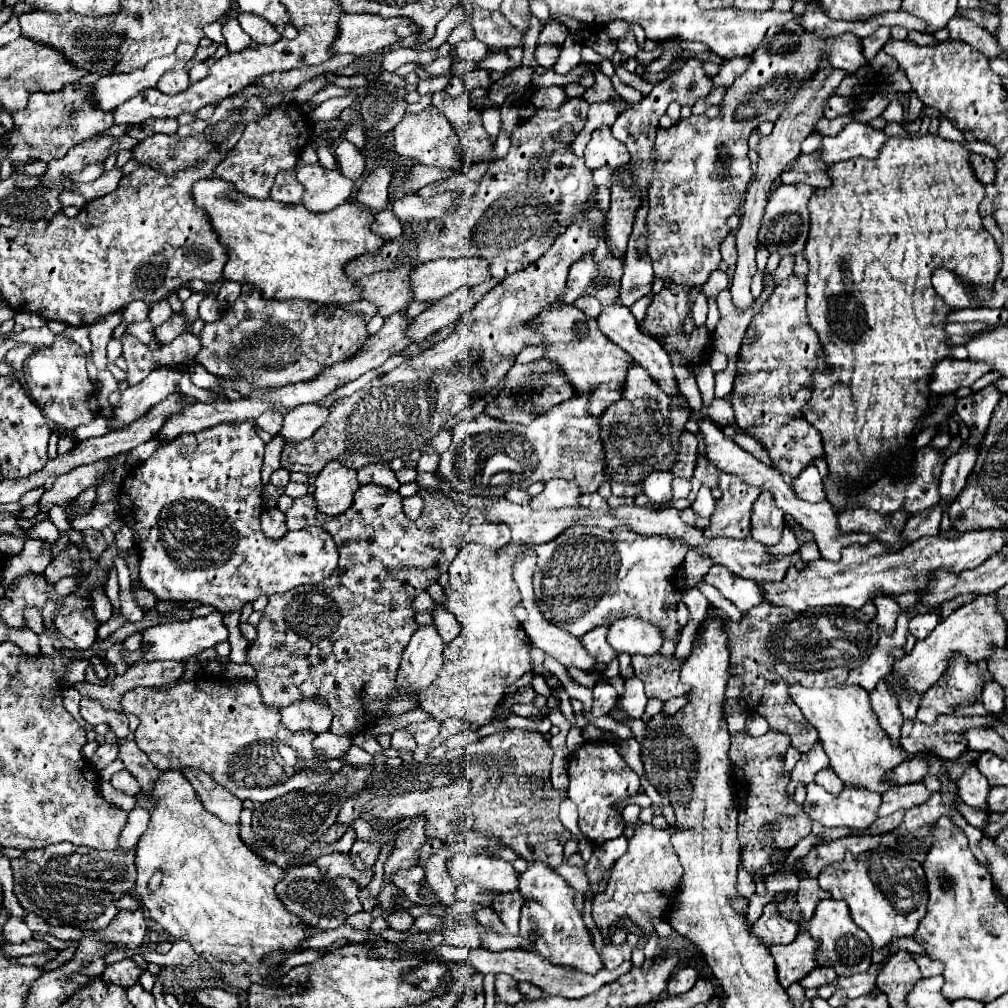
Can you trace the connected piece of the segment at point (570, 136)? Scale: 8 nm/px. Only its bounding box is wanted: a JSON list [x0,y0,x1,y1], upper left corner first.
[553,124,579,144]

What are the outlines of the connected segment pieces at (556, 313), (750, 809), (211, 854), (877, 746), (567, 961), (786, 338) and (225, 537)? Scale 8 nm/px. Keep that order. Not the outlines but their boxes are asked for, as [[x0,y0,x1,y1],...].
[[527,304,631,416],[729,730,813,876],[135,770,307,992],[789,684,907,794],[483,860,601,974],[731,272,831,478],[119,420,337,612]]

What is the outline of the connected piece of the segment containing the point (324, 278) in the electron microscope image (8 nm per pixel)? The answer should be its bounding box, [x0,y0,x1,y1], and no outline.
[191,178,387,304]

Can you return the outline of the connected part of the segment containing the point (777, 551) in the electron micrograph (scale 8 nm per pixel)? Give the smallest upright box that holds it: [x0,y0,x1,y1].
[769,528,799,556]

